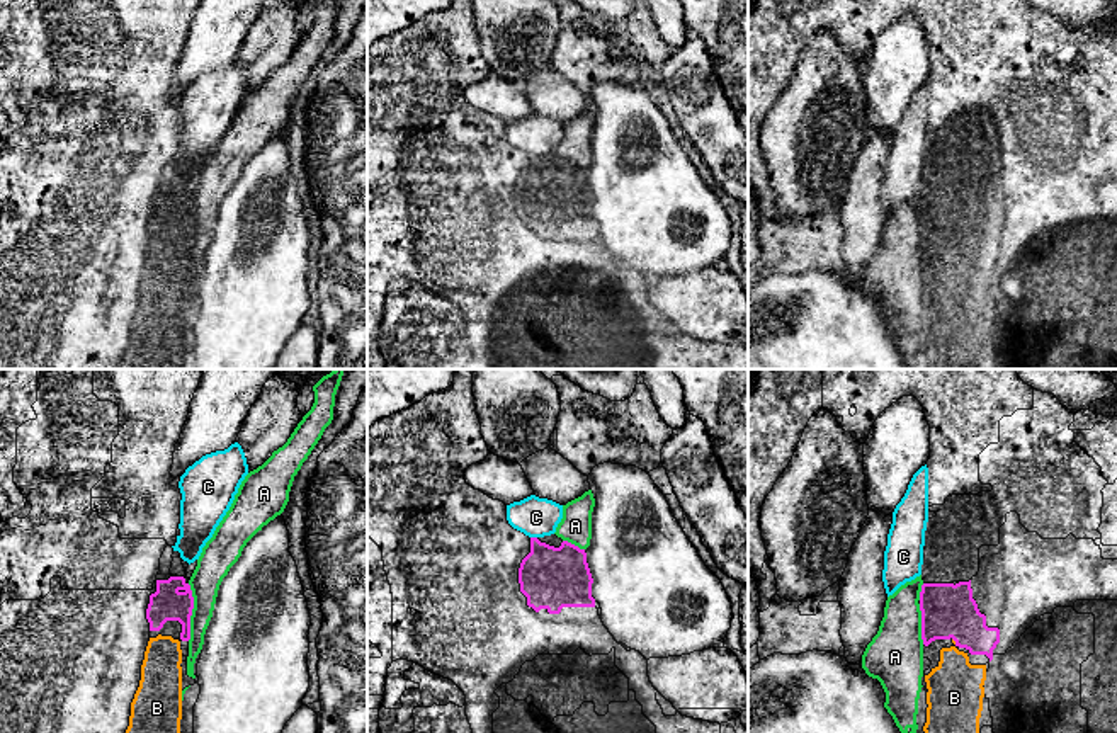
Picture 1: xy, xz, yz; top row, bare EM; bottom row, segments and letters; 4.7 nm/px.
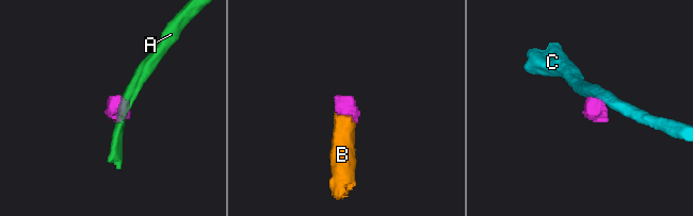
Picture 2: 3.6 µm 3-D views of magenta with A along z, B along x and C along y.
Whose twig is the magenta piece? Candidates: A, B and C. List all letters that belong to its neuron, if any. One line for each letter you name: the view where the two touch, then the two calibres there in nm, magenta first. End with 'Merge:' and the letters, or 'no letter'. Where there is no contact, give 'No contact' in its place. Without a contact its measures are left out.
B: Touches magenta in yz. Thickness 260 nm (magenta) against 20 nm
Merge: B

